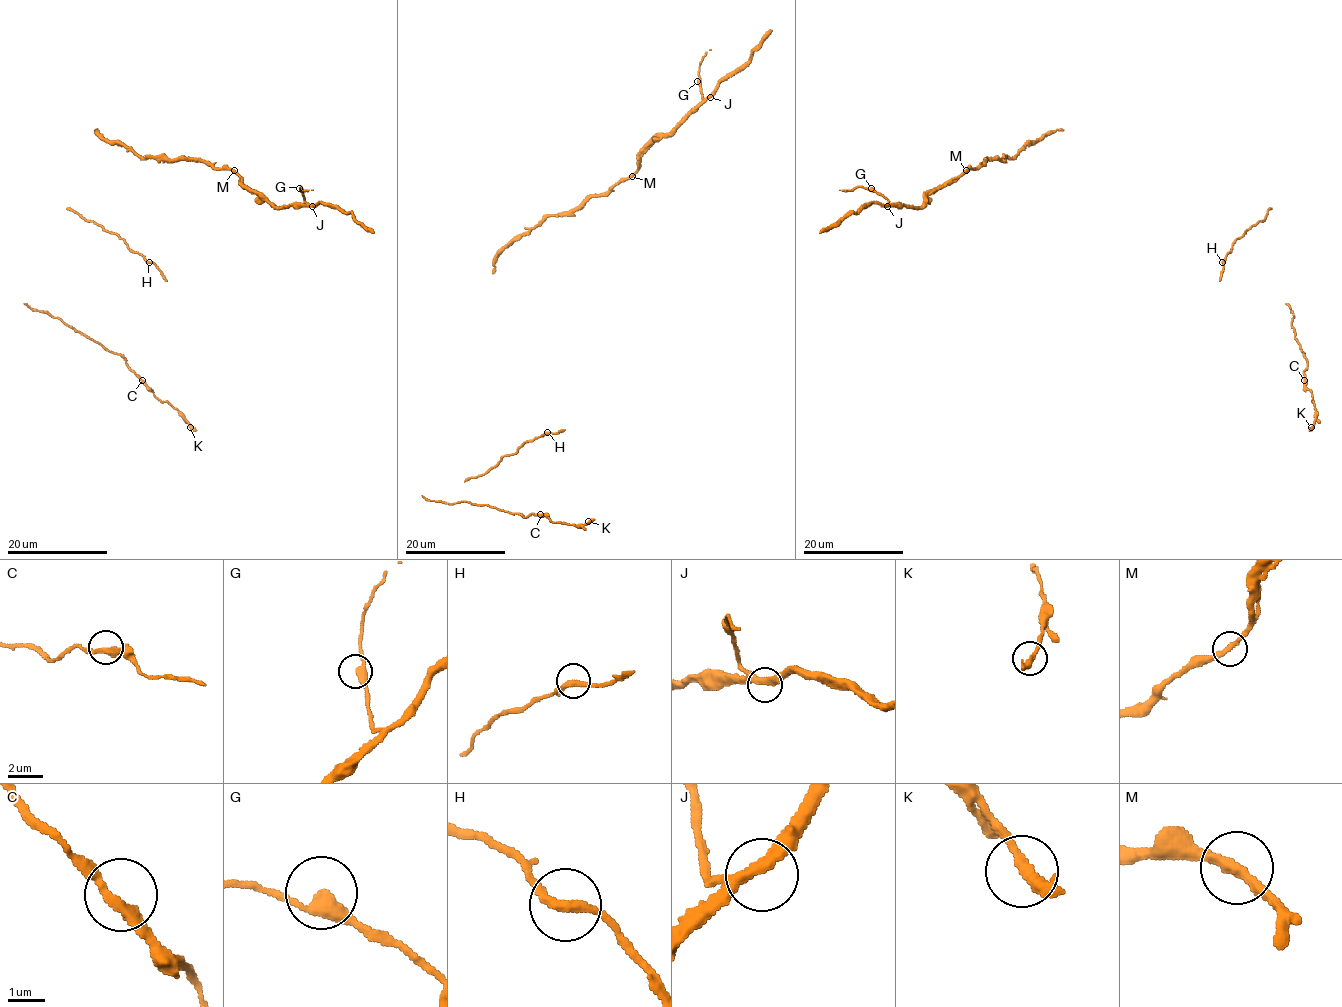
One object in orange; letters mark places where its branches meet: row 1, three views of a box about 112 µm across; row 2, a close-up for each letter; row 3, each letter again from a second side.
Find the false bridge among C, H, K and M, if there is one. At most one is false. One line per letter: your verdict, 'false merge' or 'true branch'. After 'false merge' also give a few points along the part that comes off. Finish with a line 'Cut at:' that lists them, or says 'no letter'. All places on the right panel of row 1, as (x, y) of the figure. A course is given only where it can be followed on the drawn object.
C: true branch
H: true branch
K: true branch
M: true branch
Cut at: no letter

